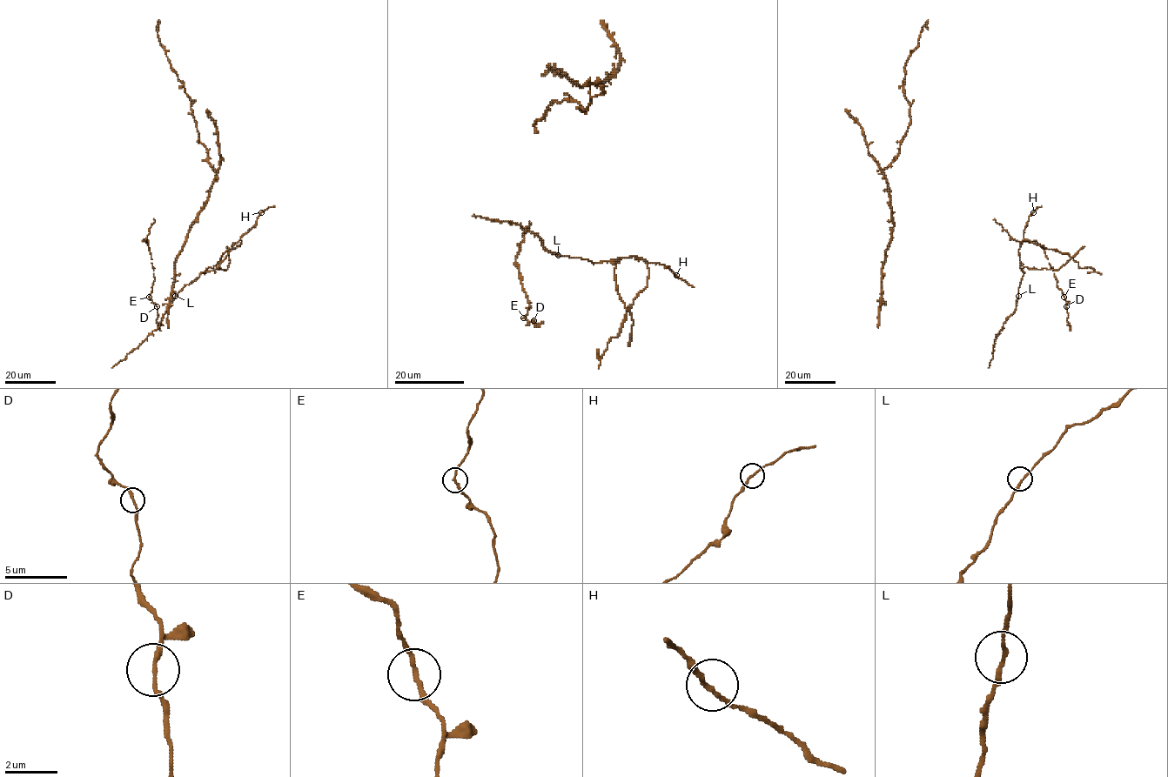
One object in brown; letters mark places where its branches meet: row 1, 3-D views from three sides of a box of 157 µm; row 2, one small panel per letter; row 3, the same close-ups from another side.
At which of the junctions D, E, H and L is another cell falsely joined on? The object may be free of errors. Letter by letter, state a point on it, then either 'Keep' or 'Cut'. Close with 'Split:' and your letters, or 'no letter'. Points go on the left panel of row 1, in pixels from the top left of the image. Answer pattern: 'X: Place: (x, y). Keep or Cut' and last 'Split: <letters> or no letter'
D: Place: (157, 306). Keep
E: Place: (149, 297). Keep
H: Place: (261, 212). Keep
L: Place: (175, 296). Keep
Split: no letter

